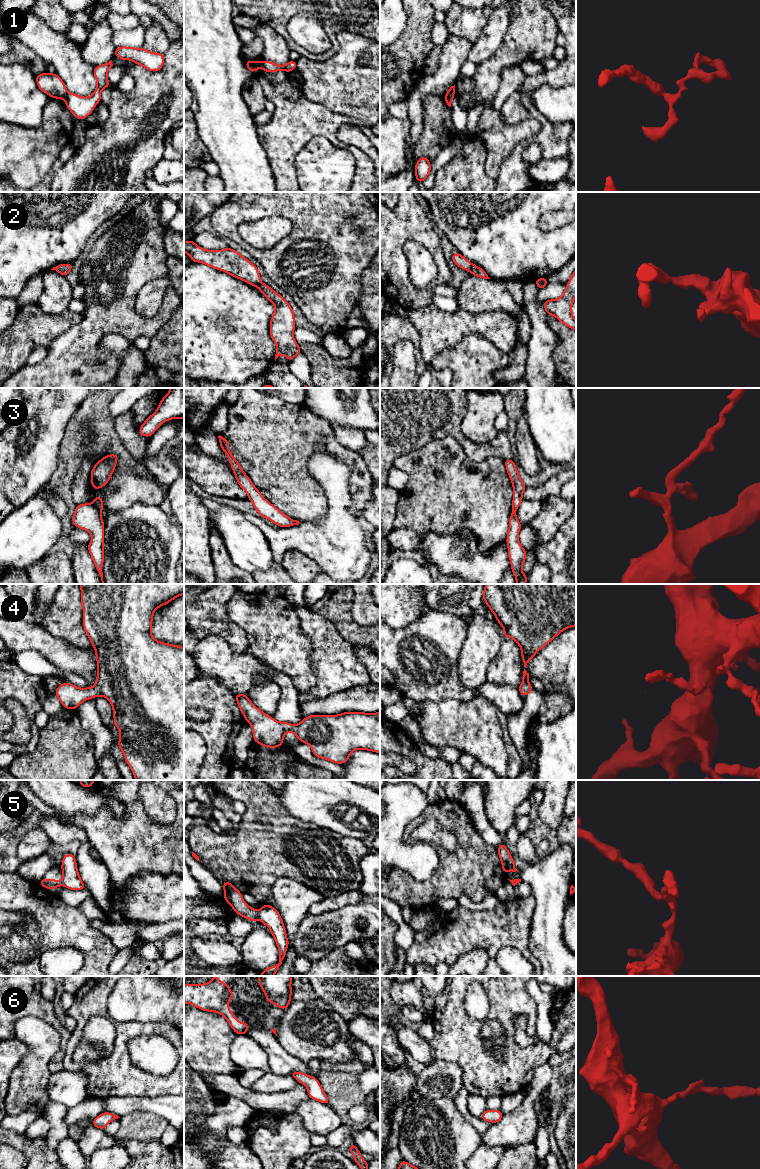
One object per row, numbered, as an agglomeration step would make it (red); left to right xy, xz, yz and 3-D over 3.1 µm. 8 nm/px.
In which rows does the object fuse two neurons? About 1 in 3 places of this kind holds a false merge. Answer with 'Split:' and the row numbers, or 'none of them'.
Split: 1, 2, 3, 5

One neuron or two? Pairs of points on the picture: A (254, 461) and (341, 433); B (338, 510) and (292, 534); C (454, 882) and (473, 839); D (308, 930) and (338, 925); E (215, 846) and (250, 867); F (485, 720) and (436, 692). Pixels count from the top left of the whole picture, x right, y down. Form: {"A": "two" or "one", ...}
{"A": "two", "B": "one", "C": "one", "D": "one", "E": "one", "F": "two"}

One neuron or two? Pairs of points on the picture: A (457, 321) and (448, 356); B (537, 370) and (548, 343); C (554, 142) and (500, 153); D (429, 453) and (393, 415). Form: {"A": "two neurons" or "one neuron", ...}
{"A": "two neurons", "B": "one neuron", "C": "two neurons", "D": "two neurons"}

